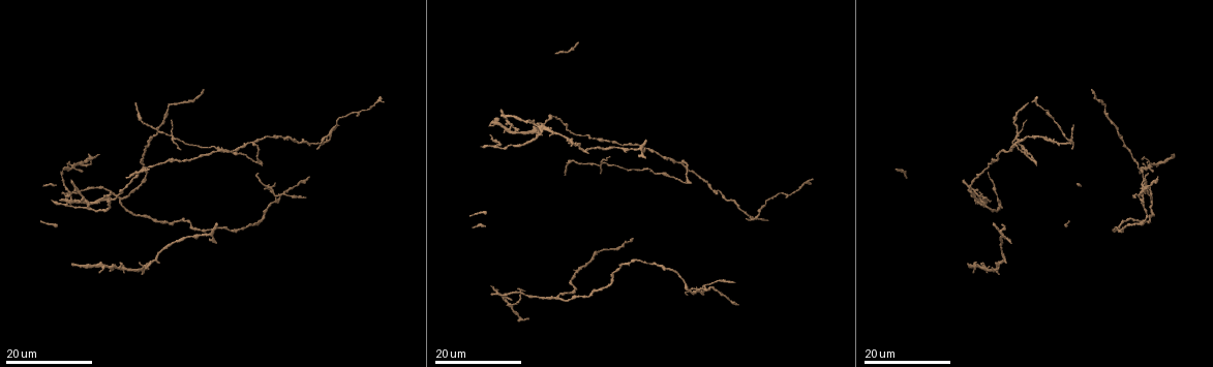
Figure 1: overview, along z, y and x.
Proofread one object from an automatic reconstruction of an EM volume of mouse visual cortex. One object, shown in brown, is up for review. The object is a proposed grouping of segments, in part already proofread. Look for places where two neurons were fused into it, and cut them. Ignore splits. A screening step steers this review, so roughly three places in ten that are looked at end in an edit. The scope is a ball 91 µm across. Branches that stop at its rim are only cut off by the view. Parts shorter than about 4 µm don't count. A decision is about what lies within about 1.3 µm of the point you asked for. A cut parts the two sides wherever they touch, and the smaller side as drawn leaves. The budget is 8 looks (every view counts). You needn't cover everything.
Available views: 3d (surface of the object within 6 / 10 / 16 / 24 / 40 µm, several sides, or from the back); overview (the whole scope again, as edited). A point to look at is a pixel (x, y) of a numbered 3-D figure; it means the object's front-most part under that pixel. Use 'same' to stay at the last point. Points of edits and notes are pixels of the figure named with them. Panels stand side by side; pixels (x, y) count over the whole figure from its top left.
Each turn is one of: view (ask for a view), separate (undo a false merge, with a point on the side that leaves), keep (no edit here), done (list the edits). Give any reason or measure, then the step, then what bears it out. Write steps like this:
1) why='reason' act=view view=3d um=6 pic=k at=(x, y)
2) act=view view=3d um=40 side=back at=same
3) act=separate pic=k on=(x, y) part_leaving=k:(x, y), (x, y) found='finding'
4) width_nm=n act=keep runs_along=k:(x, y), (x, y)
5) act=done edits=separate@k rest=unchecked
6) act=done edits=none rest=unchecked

act=view view=3d um=16 pic=1 at=(72, 205)

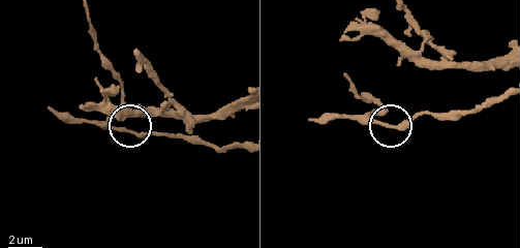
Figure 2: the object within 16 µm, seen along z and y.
act=view view=3d um=6 pic=2 at=(126, 130)

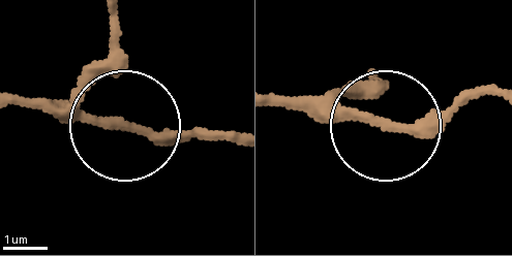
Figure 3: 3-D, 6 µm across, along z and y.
act=keep runs_along=3:(231, 136), (175, 136), (86, 114), (82, 92), (108, 40) found='all the same neuron'

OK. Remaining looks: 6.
why='looks like a crossing' act=view view=3d um=24 pic=1 at=(98, 264)

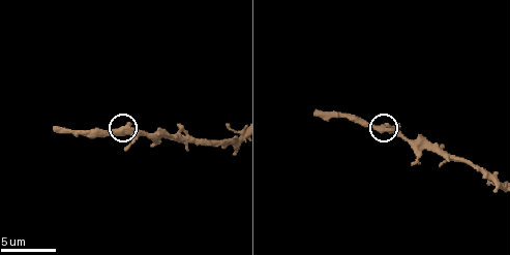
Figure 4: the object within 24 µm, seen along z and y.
act=view view=3d um=6 pic=4 at=(126, 132)

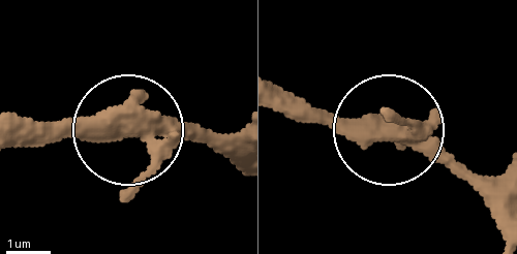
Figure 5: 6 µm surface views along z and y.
width_nm=430 act=keep found='all the same neuron'

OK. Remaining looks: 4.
why='three-way junction' act=view view=3d um=16 pic=1 at=(1139, 201)

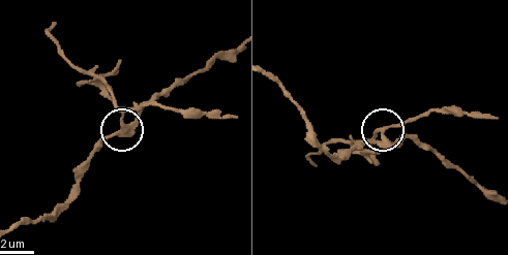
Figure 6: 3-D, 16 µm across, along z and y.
act=view view=3d um=6 pic=6 at=(122, 124)

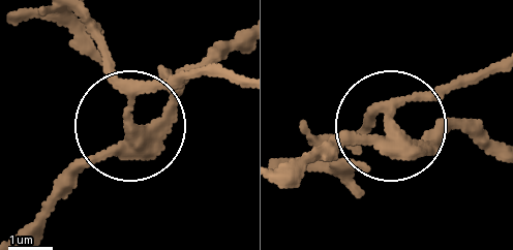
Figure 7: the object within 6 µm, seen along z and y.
act=view view=3d um=6 side=back pic=7 at=(396, 133)

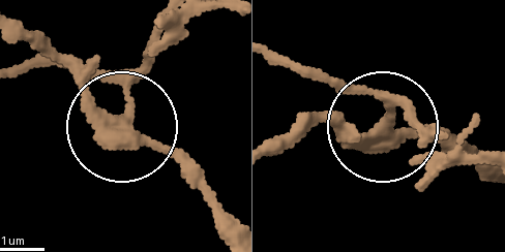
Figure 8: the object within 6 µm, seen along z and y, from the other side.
arms=3 act=separate pic=8 on=(104, 82) part_leaving=8:(379, 127), (393, 105), (426, 127) found='two neurons meet here'

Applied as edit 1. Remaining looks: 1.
act=done edits=separate@8 rest=unchecked

